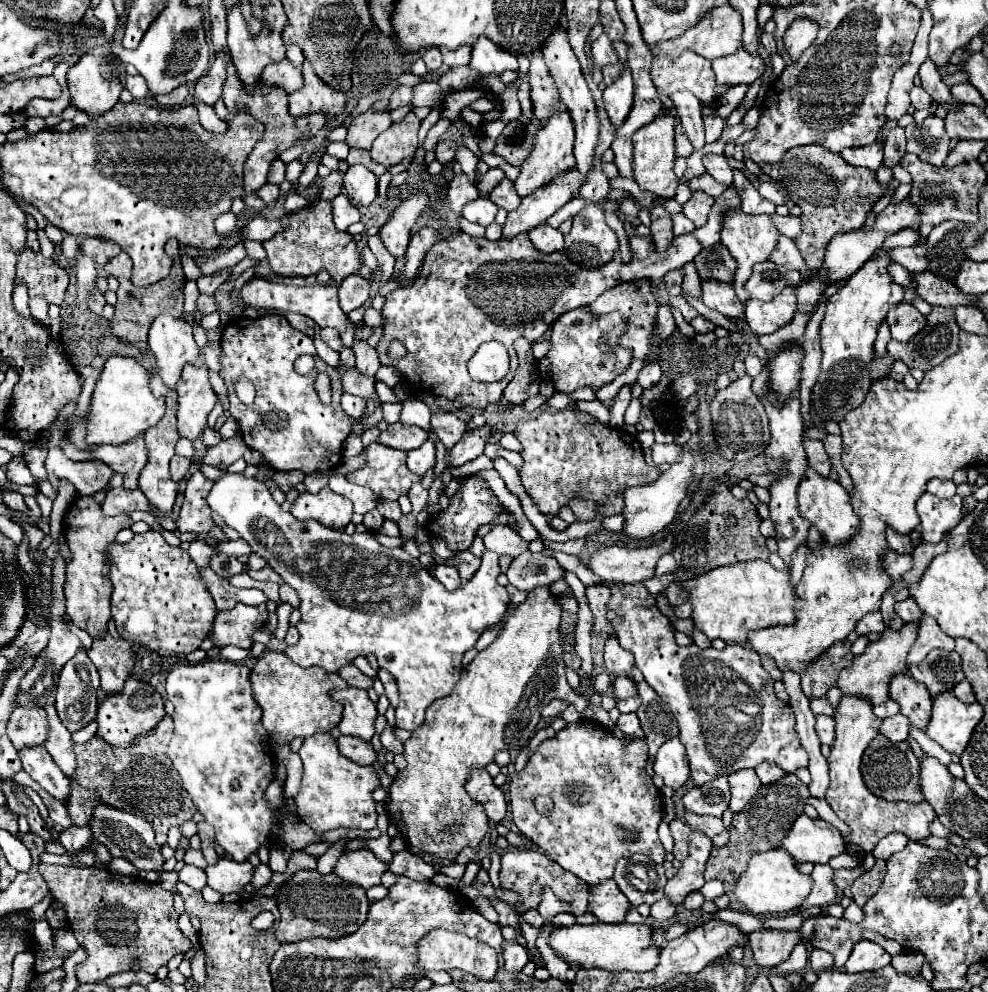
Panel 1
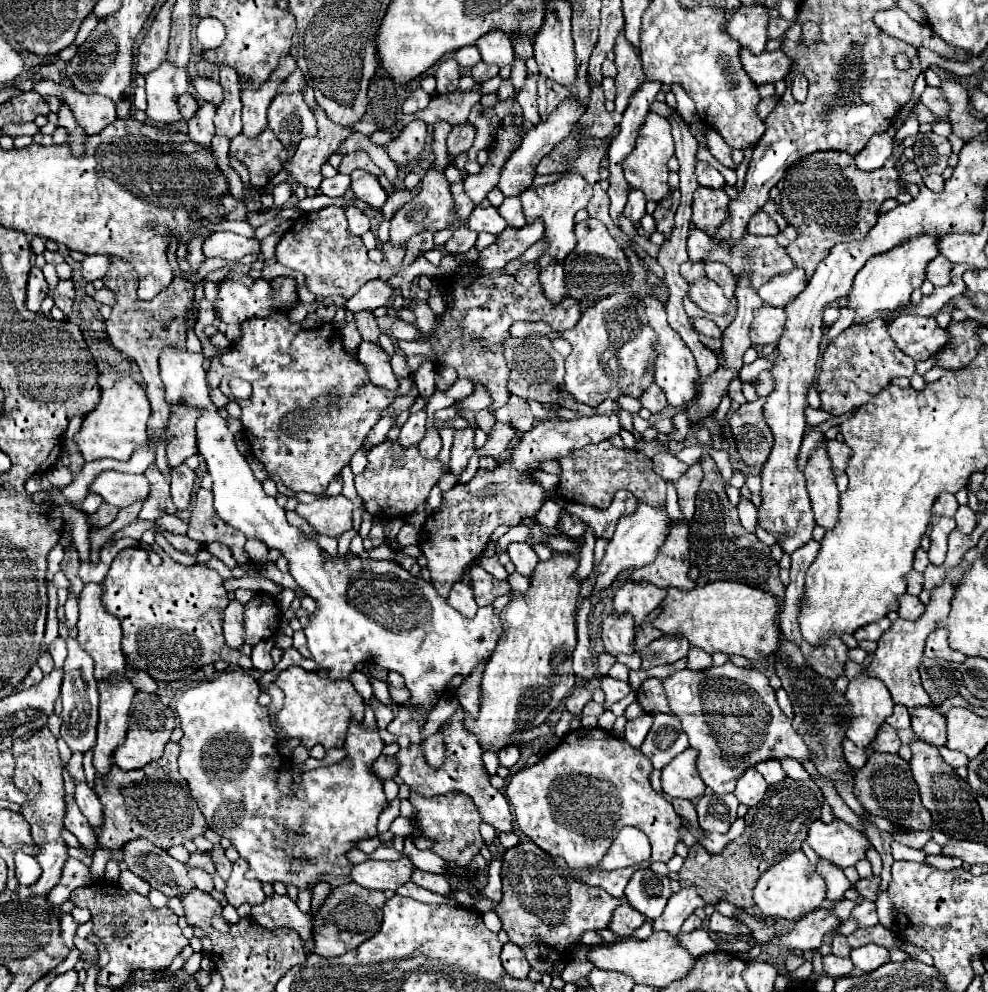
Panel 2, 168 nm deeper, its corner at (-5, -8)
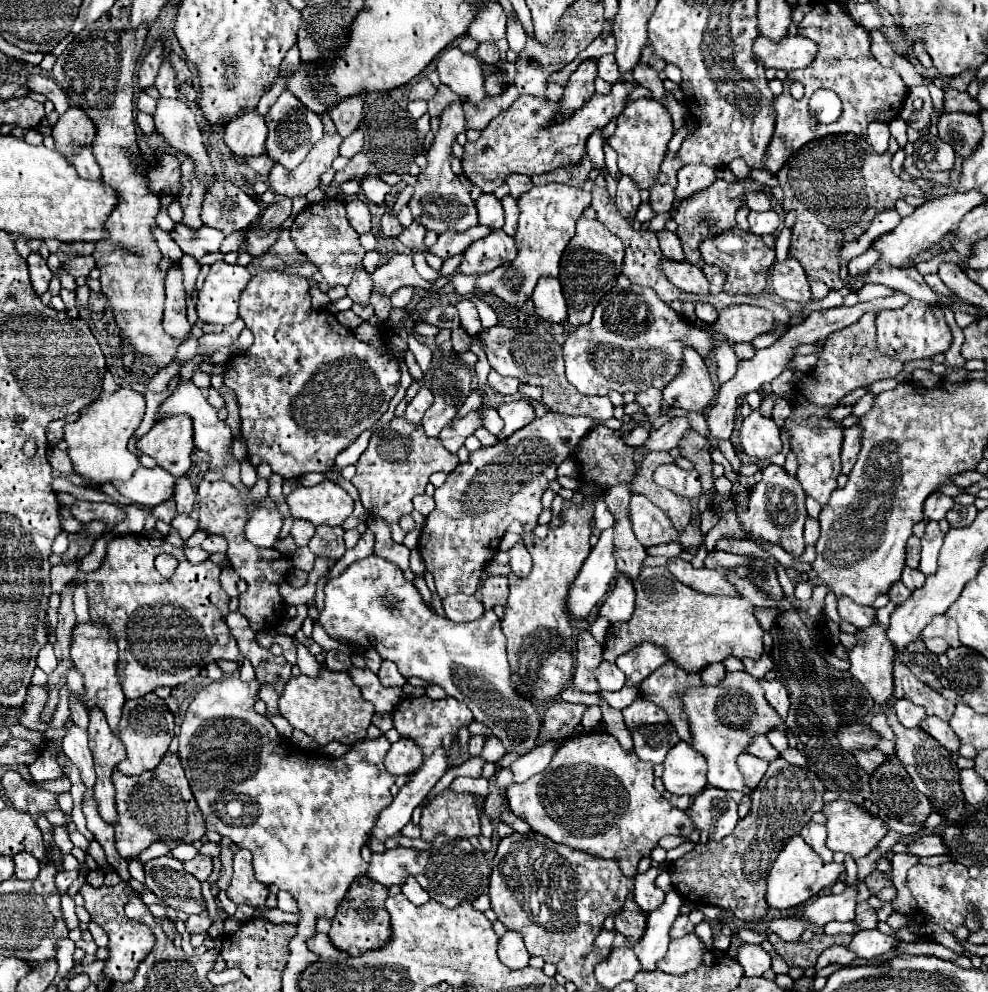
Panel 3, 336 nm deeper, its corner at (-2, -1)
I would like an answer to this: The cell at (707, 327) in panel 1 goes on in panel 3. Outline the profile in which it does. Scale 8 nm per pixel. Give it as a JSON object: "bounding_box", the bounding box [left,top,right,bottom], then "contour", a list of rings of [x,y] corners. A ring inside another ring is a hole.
{"bounding_box":[695,301,717,325],"contour":[[[699,301],[699,303],[695,305],[695,315],[697,315],[701,321],[709,323],[709,325],[717,319],[717,311],[715,311],[715,307],[709,305],[709,303],[703,303],[703,301]]]}

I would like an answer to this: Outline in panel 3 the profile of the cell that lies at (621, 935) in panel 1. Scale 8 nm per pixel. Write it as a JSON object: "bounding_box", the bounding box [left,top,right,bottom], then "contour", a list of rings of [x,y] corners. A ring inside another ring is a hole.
{"bounding_box":[657,933,707,975],"contour":[[[689,933],[681,939],[673,939],[669,943],[667,955],[657,963],[657,969],[669,975],[683,975],[691,969],[697,969],[701,965],[703,955],[707,953],[707,947],[701,943],[701,939],[695,933]]]}

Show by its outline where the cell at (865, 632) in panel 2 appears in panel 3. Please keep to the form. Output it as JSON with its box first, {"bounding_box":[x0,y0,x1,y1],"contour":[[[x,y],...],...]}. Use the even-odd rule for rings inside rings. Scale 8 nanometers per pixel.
{"bounding_box":[837,597,875,629],"contour":[[[841,597],[841,601],[837,603],[837,611],[839,617],[853,623],[857,629],[865,629],[873,623],[875,619],[875,609],[873,607],[865,607],[865,605],[853,605],[853,601],[849,601],[847,597]]]}

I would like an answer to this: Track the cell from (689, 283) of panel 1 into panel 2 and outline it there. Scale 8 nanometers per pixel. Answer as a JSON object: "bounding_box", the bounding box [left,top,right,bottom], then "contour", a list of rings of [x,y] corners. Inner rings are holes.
{"bounding_box":[680,262,704,284],"contour":[[[684,262],[684,264],[680,266],[680,274],[682,274],[682,278],[690,284],[692,280],[704,276],[704,264],[702,264],[702,262]]]}

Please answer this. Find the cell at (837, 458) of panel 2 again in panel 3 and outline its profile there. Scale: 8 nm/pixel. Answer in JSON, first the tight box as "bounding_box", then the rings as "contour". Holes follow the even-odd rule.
{"bounding_box":[841,425,861,475],"contour":[[[857,425],[845,429],[845,439],[843,439],[843,451],[841,451],[841,461],[843,461],[843,473],[849,475],[855,459],[859,455],[861,449],[861,429],[857,429]]]}

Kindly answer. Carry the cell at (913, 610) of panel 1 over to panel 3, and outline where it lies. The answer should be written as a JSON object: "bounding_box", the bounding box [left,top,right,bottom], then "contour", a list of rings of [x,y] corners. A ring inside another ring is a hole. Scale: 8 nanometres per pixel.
{"bounding_box":[889,581,911,605],"contour":[[[895,581],[893,585],[891,585],[891,589],[889,589],[889,599],[895,603],[895,605],[901,605],[903,601],[907,601],[909,599],[909,595],[911,595],[911,591],[901,583],[901,581]]]}

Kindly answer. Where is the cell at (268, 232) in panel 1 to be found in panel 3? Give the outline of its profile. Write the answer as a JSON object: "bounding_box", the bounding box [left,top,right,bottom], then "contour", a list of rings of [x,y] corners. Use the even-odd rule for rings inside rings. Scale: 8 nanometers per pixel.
{"bounding_box":[169,223,225,259],"contour":[[[177,223],[169,237],[181,247],[185,255],[191,255],[195,259],[203,257],[205,253],[217,253],[221,247],[221,241],[225,235],[217,229],[211,229],[207,225],[201,225],[199,229],[191,229],[183,223]]]}

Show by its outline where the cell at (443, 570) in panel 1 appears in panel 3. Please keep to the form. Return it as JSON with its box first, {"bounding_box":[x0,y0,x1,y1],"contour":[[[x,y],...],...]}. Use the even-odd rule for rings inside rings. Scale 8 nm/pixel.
{"bounding_box":[443,593,485,623],"contour":[[[461,593],[445,597],[443,609],[445,609],[445,615],[457,623],[475,621],[477,617],[481,617],[485,613],[481,601],[475,595],[461,595]]]}

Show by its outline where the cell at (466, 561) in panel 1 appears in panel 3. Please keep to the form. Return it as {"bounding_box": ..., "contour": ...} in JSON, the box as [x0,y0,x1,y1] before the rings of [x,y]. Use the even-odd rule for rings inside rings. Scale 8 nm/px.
{"bounding_box":[481,577,509,609],"contour":[[[487,577],[481,585],[481,601],[485,609],[493,609],[495,605],[503,605],[509,595],[507,577]]]}

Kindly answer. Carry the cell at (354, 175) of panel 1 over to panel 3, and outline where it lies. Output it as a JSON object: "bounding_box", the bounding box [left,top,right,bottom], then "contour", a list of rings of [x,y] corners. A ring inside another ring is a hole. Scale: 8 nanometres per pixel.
{"bounding_box":[361,177,389,205],"contour":[[[365,177],[361,181],[361,189],[363,189],[363,195],[377,205],[385,203],[385,195],[389,193],[389,185],[383,183],[379,177]]]}

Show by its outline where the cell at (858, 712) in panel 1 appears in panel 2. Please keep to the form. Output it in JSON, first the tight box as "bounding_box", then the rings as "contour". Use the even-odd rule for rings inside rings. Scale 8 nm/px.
{"bounding_box":[846,674,894,752],"contour":[[[860,674],[848,684],[846,700],[852,710],[852,716],[848,718],[846,736],[860,750],[868,752],[872,748],[876,732],[892,714],[894,702],[890,698],[890,692],[884,684],[880,684],[880,680],[872,680],[866,674]]]}

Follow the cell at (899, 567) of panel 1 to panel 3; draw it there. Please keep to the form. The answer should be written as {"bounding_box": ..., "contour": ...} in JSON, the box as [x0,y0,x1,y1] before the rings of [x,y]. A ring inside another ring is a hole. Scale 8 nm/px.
{"bounding_box":[901,567,925,591],"contour":[[[905,567],[905,569],[903,569],[903,577],[901,577],[901,581],[903,581],[911,591],[915,591],[915,589],[919,589],[919,587],[925,583],[925,575],[923,575],[919,569]]]}

